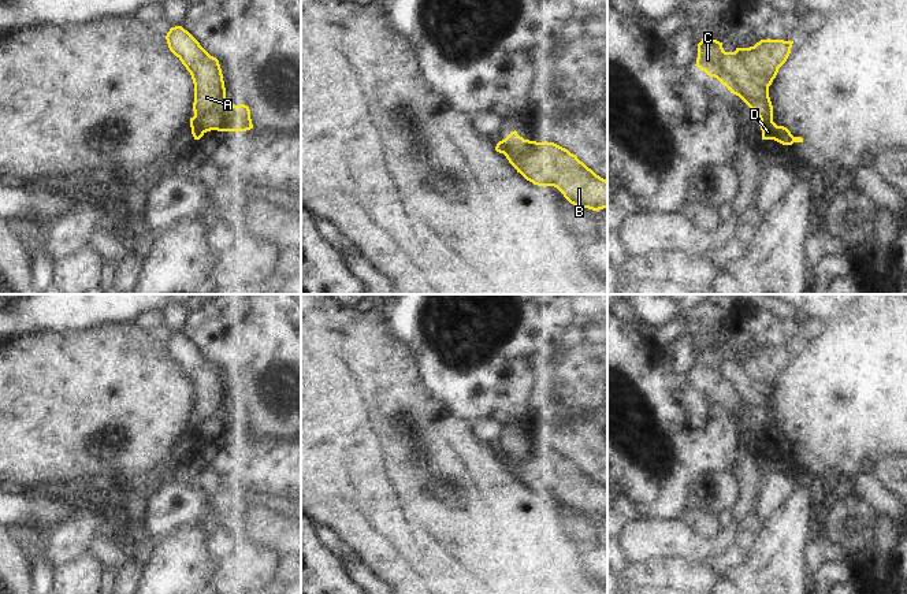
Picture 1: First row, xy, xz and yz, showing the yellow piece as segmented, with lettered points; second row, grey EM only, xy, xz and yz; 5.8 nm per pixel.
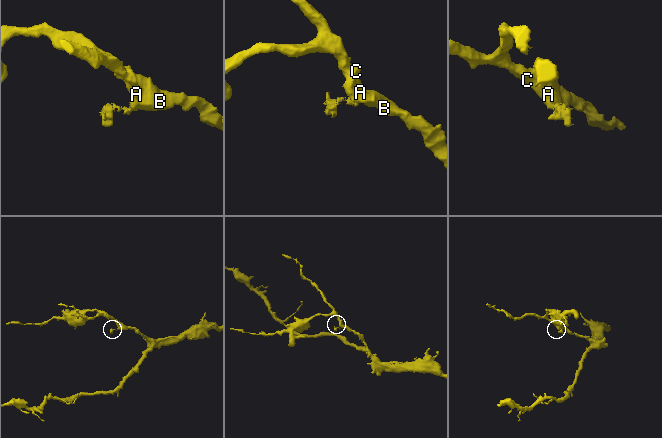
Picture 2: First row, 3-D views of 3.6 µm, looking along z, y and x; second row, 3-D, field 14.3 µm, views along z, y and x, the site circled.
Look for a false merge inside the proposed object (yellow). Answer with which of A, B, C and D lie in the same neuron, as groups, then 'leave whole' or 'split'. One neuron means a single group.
groups A B C / D; split

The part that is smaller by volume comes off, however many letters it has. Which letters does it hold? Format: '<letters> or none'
D

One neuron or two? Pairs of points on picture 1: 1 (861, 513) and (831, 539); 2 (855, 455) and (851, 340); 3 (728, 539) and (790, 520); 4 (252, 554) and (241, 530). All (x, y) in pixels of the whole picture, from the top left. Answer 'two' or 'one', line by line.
1: one
2: one
3: two
4: two

